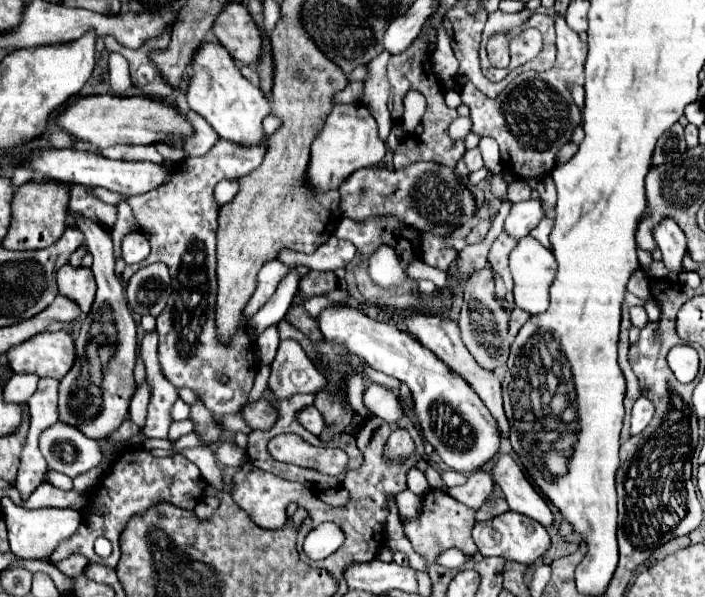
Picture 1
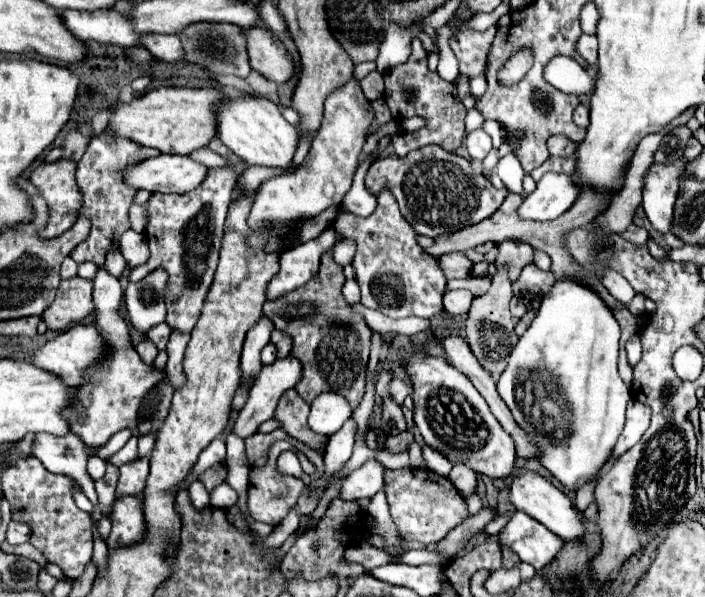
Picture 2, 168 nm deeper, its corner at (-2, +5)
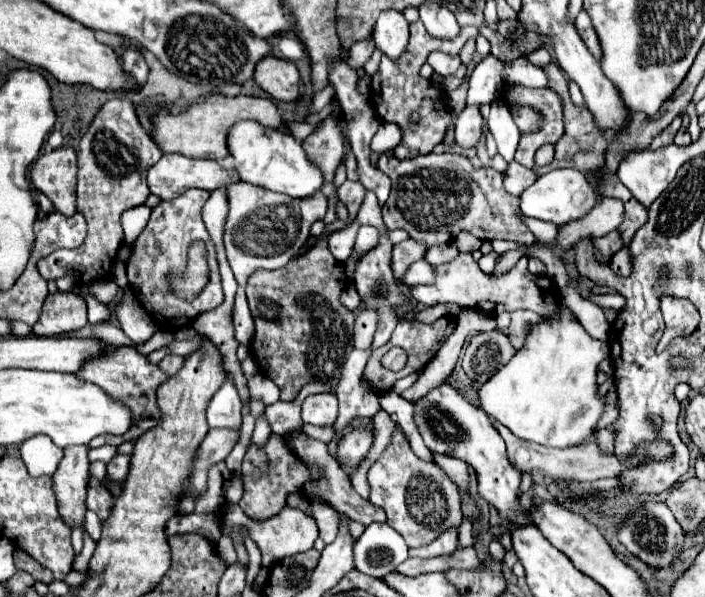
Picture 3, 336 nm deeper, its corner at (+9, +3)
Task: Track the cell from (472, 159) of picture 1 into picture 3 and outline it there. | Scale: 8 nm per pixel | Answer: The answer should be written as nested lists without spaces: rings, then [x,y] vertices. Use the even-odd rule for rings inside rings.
[[[477,104],[465,106],[455,122],[455,142],[461,144],[463,148],[477,146],[481,128],[483,128],[483,116],[479,106]]]

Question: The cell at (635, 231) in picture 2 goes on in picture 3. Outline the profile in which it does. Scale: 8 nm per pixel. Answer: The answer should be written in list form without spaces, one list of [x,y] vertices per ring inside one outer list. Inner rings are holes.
[[[617,230],[609,232],[607,236],[601,236],[601,238],[591,238],[593,242],[593,248],[595,248],[595,254],[601,258],[601,260],[611,260],[613,254],[621,248],[621,236]]]

